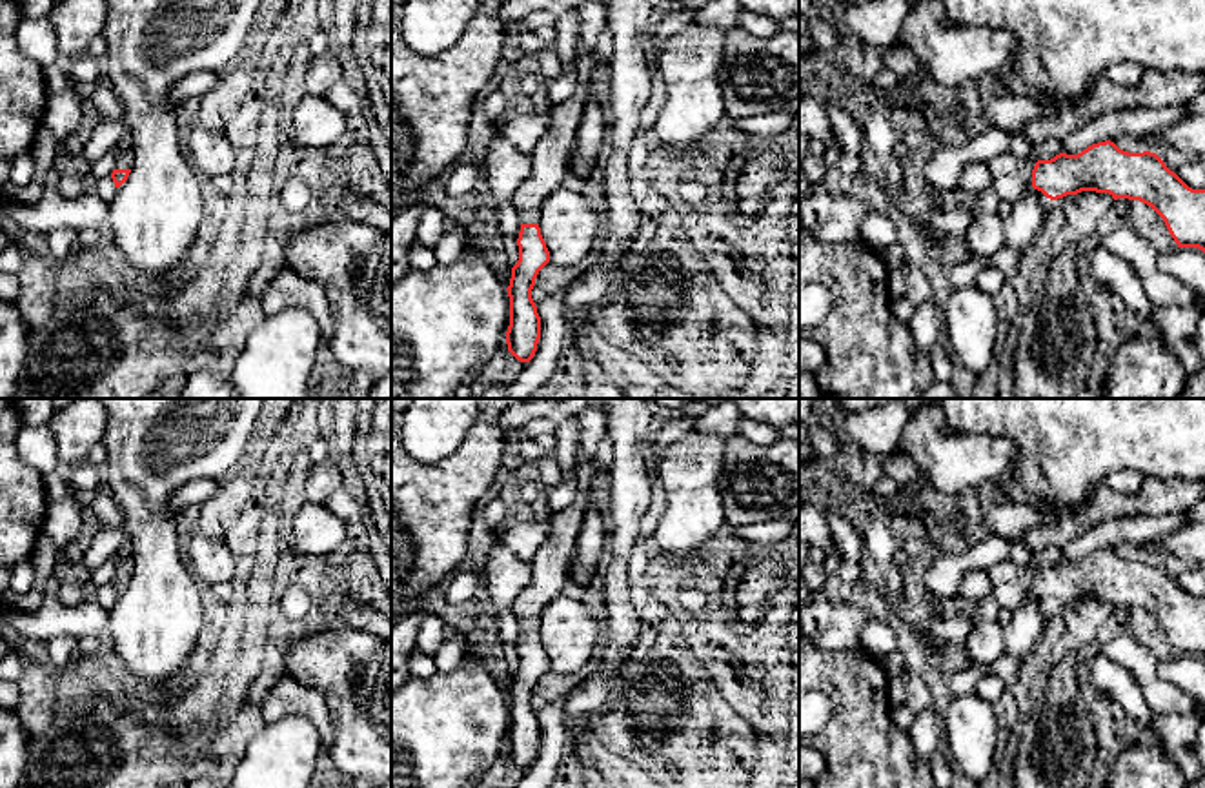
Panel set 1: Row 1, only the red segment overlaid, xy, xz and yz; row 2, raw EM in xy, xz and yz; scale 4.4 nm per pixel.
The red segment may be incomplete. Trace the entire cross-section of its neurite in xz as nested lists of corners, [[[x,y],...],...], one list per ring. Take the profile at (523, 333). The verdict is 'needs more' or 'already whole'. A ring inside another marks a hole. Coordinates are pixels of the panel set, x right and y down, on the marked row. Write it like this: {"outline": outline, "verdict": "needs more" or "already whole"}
{"outline": [[[581,51],[575,60],[579,84],[562,104],[548,107],[550,127],[535,146],[530,177],[515,189],[513,207],[521,218],[517,238],[519,260],[511,268],[508,289],[510,326],[508,351],[521,362],[530,362],[541,338],[541,317],[532,298],[539,271],[550,262],[550,251],[541,235],[539,217],[544,200],[561,186],[570,184],[568,160],[577,142],[577,129],[590,100],[590,84],[595,80],[593,53]]], "verdict": "needs more"}

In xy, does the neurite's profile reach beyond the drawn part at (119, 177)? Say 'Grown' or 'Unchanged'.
Grown

